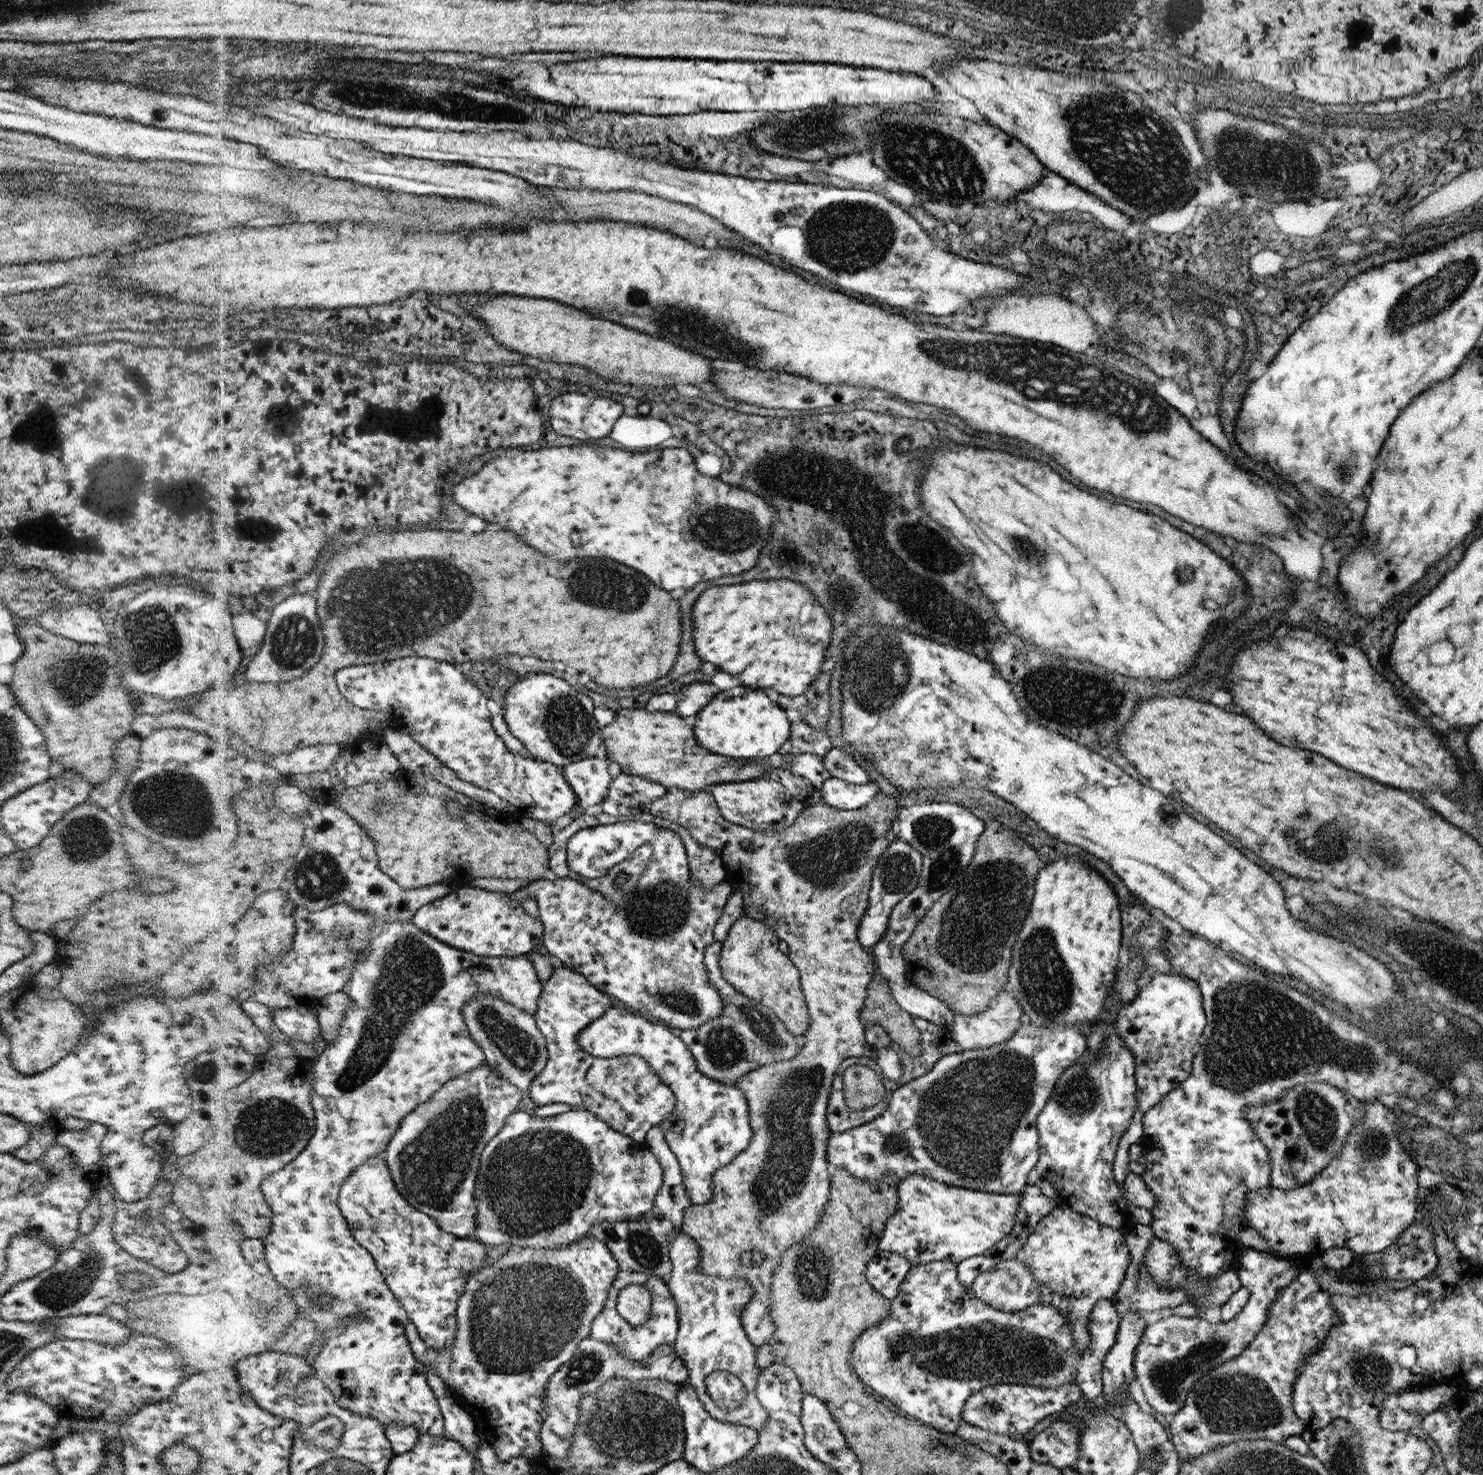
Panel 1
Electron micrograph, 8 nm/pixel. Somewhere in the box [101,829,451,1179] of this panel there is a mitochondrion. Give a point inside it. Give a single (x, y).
(411, 974)

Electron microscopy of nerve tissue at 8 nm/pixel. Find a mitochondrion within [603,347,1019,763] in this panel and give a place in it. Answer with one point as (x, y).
(725, 529)

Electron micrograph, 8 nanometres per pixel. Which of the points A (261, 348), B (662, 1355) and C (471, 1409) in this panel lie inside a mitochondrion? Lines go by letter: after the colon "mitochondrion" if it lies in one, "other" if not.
A: other
B: other
C: other

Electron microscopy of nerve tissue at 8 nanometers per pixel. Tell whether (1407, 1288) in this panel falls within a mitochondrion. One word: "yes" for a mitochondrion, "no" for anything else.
no

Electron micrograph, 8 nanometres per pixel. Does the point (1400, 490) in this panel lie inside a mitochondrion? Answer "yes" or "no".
no

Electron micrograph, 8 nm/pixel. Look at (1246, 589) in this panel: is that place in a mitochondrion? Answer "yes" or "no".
no

